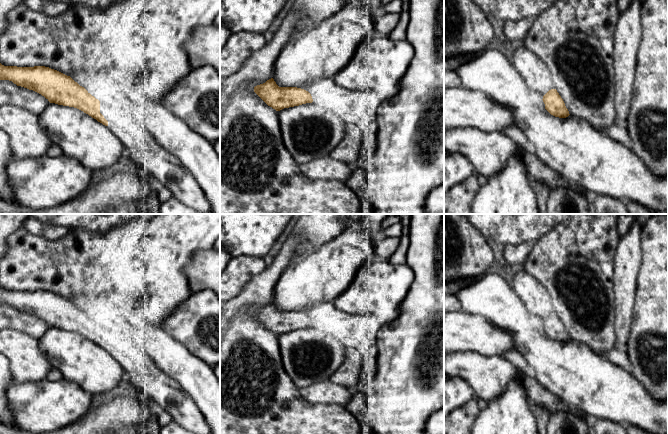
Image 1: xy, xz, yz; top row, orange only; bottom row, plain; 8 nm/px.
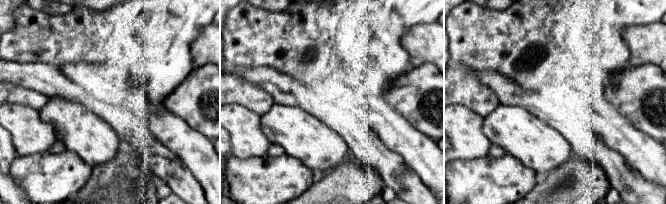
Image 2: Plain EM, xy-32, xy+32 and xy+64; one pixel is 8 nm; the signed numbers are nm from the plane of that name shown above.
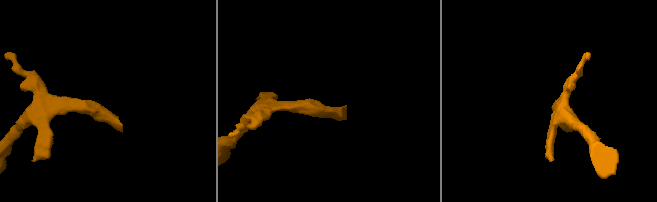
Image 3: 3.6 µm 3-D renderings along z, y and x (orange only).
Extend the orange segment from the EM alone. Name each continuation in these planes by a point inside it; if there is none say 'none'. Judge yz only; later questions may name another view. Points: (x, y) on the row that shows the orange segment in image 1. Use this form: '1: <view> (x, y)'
none

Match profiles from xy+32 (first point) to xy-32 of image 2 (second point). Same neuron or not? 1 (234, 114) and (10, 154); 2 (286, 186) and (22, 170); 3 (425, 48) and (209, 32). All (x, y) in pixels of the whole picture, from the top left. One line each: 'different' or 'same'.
1: different
2: same
3: same

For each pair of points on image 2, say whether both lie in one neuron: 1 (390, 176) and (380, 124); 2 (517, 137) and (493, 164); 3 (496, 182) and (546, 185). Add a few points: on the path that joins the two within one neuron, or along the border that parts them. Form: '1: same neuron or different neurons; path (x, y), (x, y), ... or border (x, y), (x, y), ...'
1: different neurons; border (372, 132), (388, 148), (395, 151), (403, 159)
2: different neurons; border (506, 153), (518, 159), (526, 167)
3: different neurons; border (540, 177), (526, 193)

